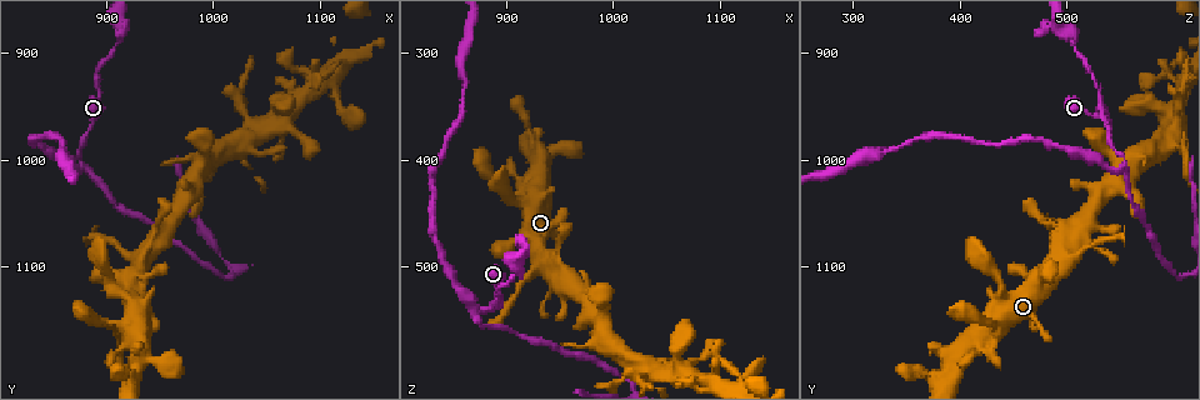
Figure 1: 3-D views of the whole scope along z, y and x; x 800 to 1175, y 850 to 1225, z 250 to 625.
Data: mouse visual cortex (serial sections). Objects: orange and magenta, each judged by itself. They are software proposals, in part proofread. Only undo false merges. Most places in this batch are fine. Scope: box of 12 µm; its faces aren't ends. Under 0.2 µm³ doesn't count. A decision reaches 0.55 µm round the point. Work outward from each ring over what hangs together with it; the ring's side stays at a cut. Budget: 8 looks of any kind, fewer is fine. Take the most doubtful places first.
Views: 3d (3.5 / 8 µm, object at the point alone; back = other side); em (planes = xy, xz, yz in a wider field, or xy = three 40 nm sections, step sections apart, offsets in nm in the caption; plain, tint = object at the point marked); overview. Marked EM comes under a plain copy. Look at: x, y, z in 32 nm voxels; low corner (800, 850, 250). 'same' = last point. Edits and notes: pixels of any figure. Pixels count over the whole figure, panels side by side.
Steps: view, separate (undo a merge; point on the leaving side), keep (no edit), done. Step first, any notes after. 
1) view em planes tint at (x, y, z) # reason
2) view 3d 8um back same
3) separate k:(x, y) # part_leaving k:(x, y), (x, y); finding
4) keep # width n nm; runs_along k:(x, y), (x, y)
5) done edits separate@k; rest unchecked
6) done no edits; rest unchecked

view 3d 3.5um at (876, 1004, 554) # branch point

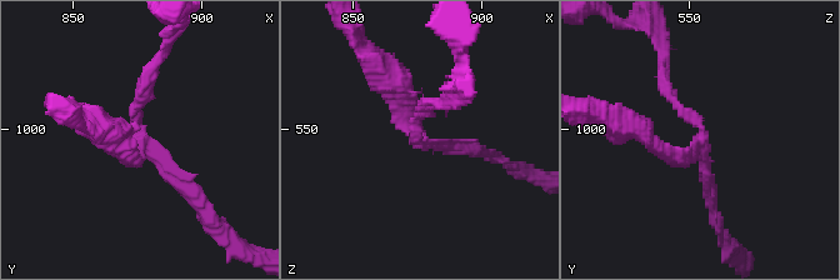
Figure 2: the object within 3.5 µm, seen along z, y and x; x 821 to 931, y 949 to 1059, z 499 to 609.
view em xy step 1 tint at (875, 1003, 554) # arms 3; arm_widths 150, 200, 200 nm

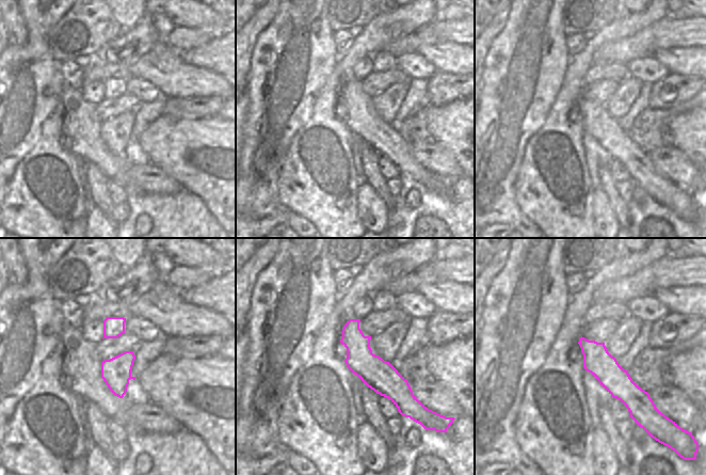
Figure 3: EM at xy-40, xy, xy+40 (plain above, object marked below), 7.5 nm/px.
separate 2:(126, 151) # part_leaving 2:(139, 143), (124, 154), (81, 120); two cells meet here

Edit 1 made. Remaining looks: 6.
view 3d 3.5um at (918, 1152, 430) # thick turns thin

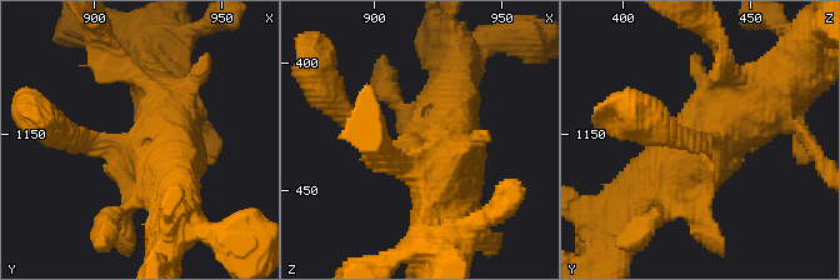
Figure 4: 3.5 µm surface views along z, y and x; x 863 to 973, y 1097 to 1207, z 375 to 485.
view em xy step 3 tint at (917, 1152, 430) # shape alone is not enough

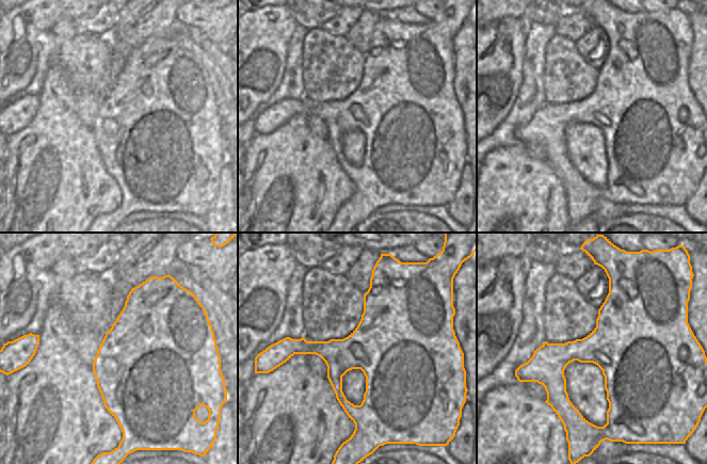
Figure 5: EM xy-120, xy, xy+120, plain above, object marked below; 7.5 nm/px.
keep # runs_along 4:(775, 101), (669, 159), (653, 183); one cell here

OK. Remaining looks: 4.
view 3d 3.5um at (986, 1010, 552) # a fork

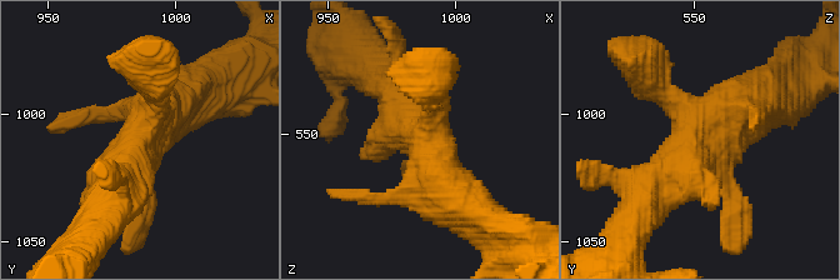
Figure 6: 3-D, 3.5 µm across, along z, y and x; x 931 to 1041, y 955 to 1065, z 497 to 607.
view em planes tint at (988, 1012, 553)

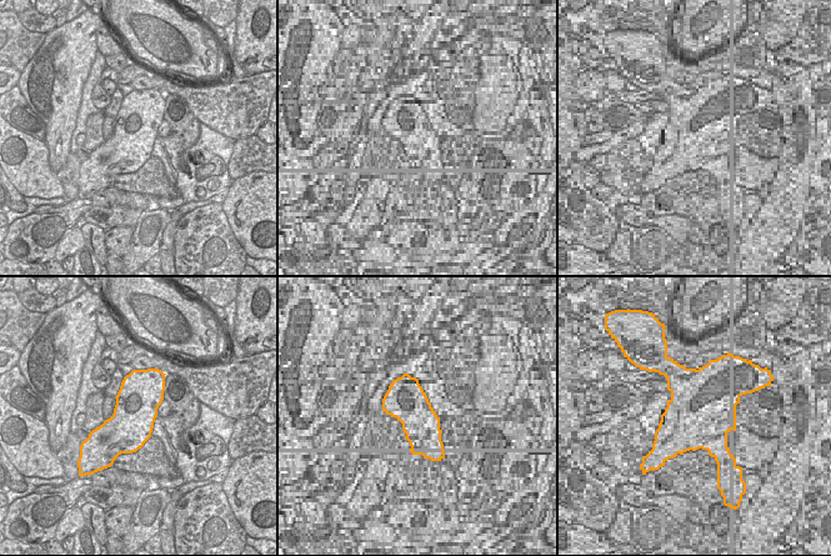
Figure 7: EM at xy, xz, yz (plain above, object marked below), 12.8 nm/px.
keep # width 550 nm; runs_along 6:(648, 200), (731, 108), (760, 96); all the same cell

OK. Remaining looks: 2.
done edits separate@2; rest unchecked

